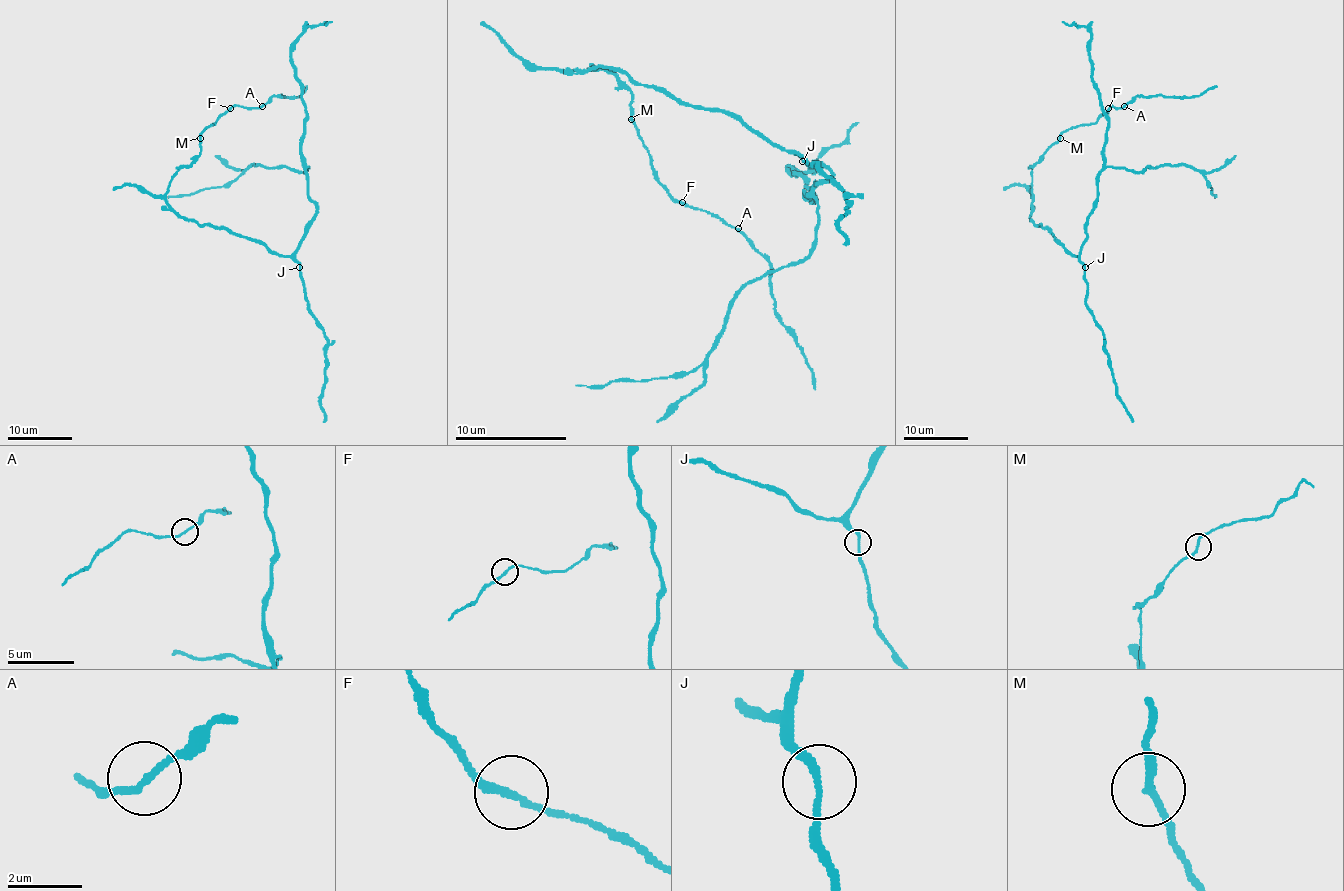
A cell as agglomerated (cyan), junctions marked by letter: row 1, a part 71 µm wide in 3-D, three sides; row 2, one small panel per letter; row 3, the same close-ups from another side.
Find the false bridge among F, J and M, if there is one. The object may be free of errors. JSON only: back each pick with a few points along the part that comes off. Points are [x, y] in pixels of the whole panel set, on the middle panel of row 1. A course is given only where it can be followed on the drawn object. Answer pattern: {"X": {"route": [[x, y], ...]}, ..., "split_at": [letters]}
{"split_at": []}

